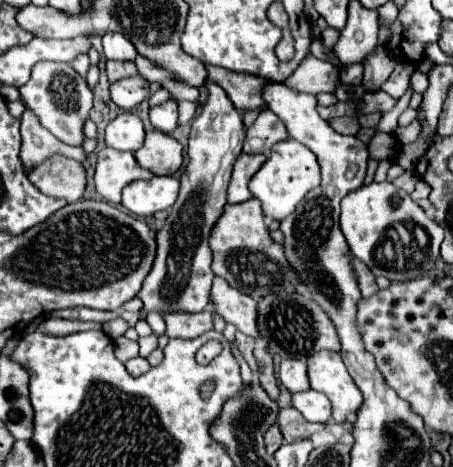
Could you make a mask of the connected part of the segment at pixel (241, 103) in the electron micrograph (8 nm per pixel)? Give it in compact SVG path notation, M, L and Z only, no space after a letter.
M208 67L208 79L218 83L234 103L238 111L250 111L250 109L266 109L266 101L262 97L264 87L272 81L264 77L252 77L246 73L232 73L220 67Z

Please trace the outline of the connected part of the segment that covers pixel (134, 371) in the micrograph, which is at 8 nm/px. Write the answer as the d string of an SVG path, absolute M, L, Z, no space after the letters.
M134 357L126 361L126 369L130 375L144 375L150 369L150 363L144 357Z

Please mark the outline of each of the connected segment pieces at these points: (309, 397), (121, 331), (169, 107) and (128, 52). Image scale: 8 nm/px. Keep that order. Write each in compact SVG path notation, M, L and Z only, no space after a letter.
M314 389L292 393L292 407L296 407L302 417L312 423L328 423L332 419L328 397Z
M120 317L103 324L104 332L112 340L115 340L123 336L128 328L129 328L128 324Z
M166 101L154 109L150 109L150 123L162 131L162 133L172 133L178 127L178 111L176 111L176 101Z
M106 33L102 37L104 41L104 55L106 59L114 61L134 61L136 59L136 49L132 43L122 35L122 33Z

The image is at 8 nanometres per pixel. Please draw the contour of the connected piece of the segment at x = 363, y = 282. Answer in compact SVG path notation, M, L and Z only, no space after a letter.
M358 259L352 261L352 267L358 275L358 285L360 285L360 291L362 291L362 297L372 297L372 293L376 293L378 285L376 285L376 277L372 275L372 271Z

